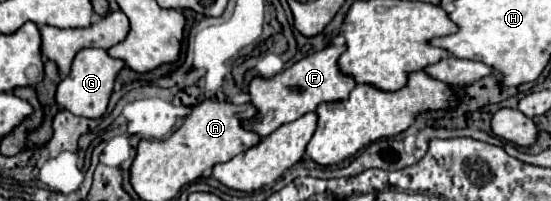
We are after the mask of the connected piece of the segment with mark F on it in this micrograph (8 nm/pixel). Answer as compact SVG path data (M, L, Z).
M330 45L324 47L322 51L306 55L304 59L300 59L298 63L294 63L292 67L284 69L282 73L270 79L262 79L262 77L252 79L250 95L252 95L252 105L258 109L258 115L250 123L246 123L246 127L256 131L260 137L268 137L278 127L292 123L310 111L316 111L320 103L344 101L350 95L350 91L356 87L354 77L346 77L346 73L338 69L338 57L344 51L346 45Z

